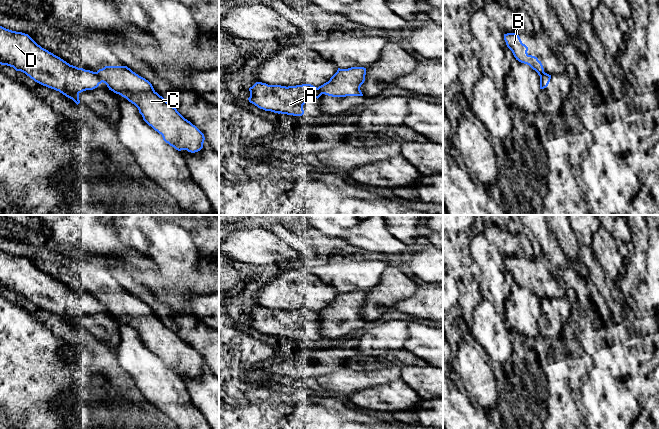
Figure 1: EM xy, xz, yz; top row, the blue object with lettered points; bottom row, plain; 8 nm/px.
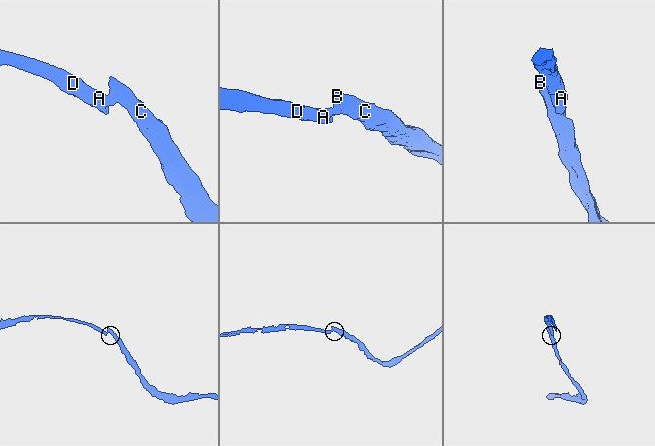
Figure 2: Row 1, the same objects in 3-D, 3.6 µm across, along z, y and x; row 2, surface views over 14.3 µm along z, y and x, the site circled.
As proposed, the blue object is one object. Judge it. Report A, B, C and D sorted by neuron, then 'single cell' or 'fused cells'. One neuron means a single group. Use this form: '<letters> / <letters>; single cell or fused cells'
A D / B C; fused cells

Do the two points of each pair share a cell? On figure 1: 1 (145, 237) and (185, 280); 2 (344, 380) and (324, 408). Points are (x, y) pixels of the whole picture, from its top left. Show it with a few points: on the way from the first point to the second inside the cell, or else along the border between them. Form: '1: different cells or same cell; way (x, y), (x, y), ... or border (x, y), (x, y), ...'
1: same cell; way (156, 248), (177, 269)
2: different cells; border (317, 393), (322, 396), (337, 398)

